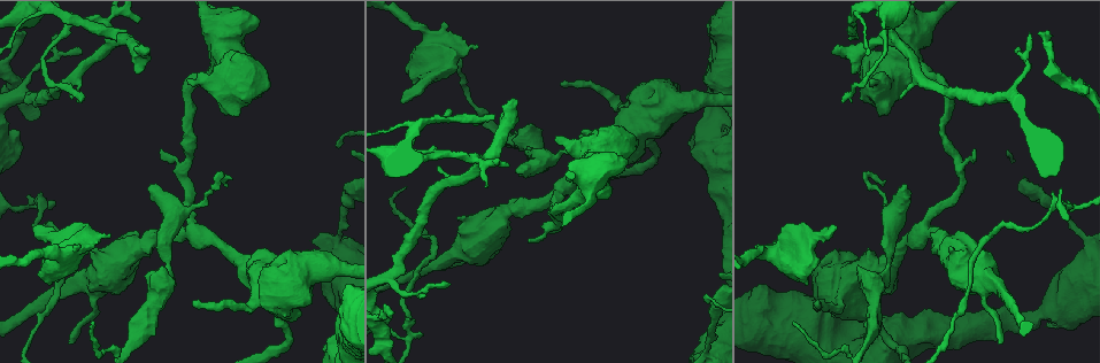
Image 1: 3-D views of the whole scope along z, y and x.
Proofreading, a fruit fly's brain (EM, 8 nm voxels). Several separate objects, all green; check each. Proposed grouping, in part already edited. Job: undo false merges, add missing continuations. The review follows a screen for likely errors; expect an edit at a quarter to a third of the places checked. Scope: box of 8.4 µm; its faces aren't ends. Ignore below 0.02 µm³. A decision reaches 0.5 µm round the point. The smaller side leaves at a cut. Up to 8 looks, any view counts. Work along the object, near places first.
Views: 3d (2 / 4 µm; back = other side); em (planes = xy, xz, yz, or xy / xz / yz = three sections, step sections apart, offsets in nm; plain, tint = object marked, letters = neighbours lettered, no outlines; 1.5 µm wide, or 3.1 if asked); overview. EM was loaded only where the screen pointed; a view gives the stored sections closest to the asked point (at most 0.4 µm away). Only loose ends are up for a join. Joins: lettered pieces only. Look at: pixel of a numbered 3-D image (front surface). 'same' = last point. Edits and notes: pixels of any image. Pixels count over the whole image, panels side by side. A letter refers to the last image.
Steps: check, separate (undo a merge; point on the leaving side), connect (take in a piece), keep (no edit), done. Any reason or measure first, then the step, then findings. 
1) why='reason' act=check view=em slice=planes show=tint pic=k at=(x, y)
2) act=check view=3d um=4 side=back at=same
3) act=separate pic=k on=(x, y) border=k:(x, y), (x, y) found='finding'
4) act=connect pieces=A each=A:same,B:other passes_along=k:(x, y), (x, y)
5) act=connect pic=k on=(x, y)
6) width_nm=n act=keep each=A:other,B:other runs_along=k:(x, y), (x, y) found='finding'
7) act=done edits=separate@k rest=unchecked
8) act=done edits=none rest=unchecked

why='thick end' act=check view=em slice=xy step=8 show=tint pic=1 at=(516, 170)

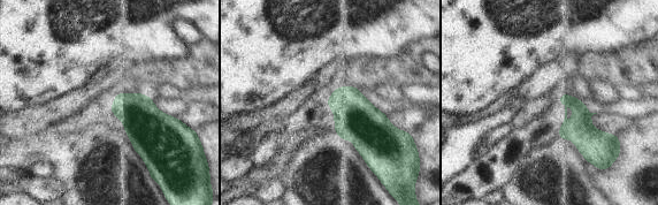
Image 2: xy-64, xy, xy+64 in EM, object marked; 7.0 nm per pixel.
act=check view=em slice=planes show=letters at=same

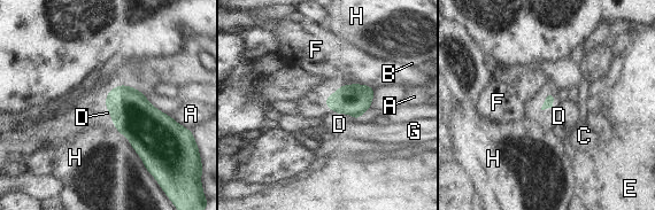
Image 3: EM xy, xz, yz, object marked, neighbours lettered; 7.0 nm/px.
act=keep each=A:other,B:other,C:other,D:other,E:other,F:other,G:other,H:other border=3:(324, 104), (354, 119) found='no lettered piece goes on from it'

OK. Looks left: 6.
why='end of a long branch' act=check view=3d um=4 pic=1 at=(462, 60)

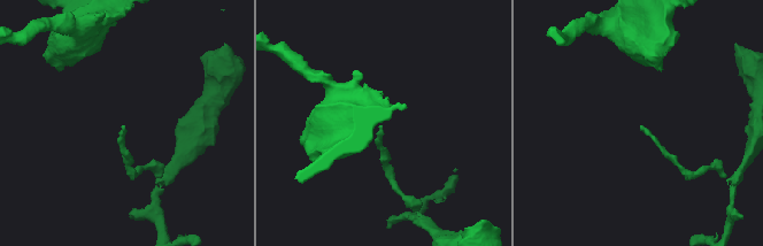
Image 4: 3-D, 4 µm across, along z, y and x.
why='need the tissue' act=check view=em slice=xy step=4 show=letters pic=4 at=(379, 126)

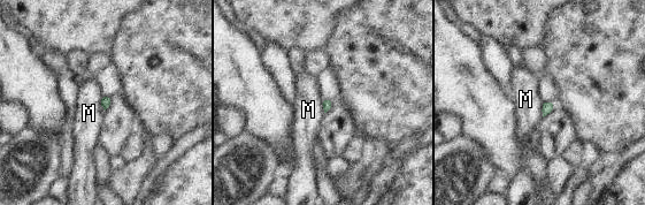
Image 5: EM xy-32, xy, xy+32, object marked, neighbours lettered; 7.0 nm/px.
why='cut it another way' act=check view=em slice=planes show=letters at=same

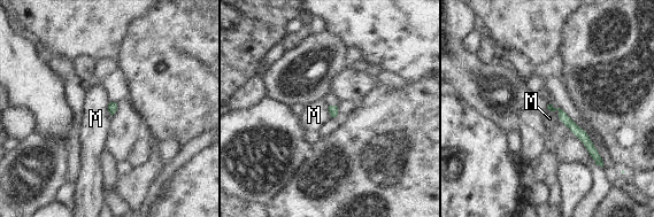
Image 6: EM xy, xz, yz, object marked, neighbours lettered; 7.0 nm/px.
act=keep each=M:other border=6:(548, 103), (558, 111), (560, 122) found='no lettered piece goes on from it'

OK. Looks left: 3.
why='thick end' act=check view=3d um=4 pic=1 at=(556, 138)

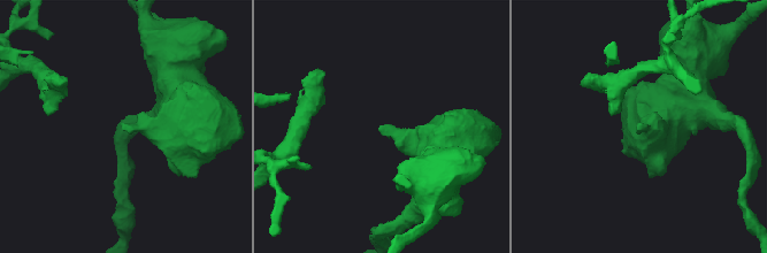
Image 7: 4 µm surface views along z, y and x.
act=check view=em slice=yz step=4 show=letters pic=7 at=(378, 130)

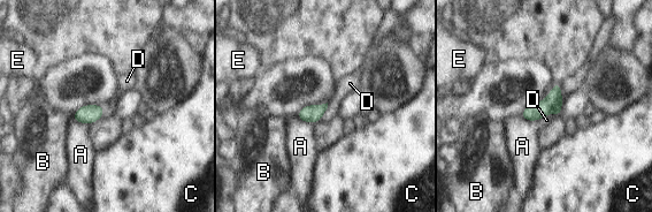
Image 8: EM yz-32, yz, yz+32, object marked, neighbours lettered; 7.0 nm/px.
why='cut it another way' act=check view=em slice=planes show=letters at=same

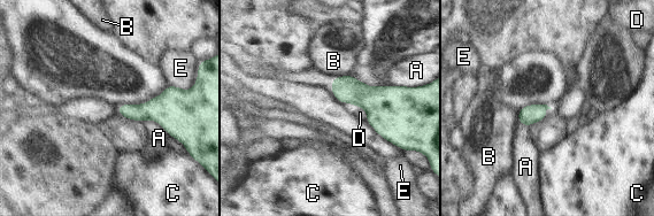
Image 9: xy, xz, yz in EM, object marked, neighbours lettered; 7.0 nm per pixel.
act=keep each=A:other,B:other,C:other,D:other,E:other border=9:(517, 110), (518, 122) found='none of them fits'

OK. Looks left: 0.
act=done edits=none rest=unchecked

